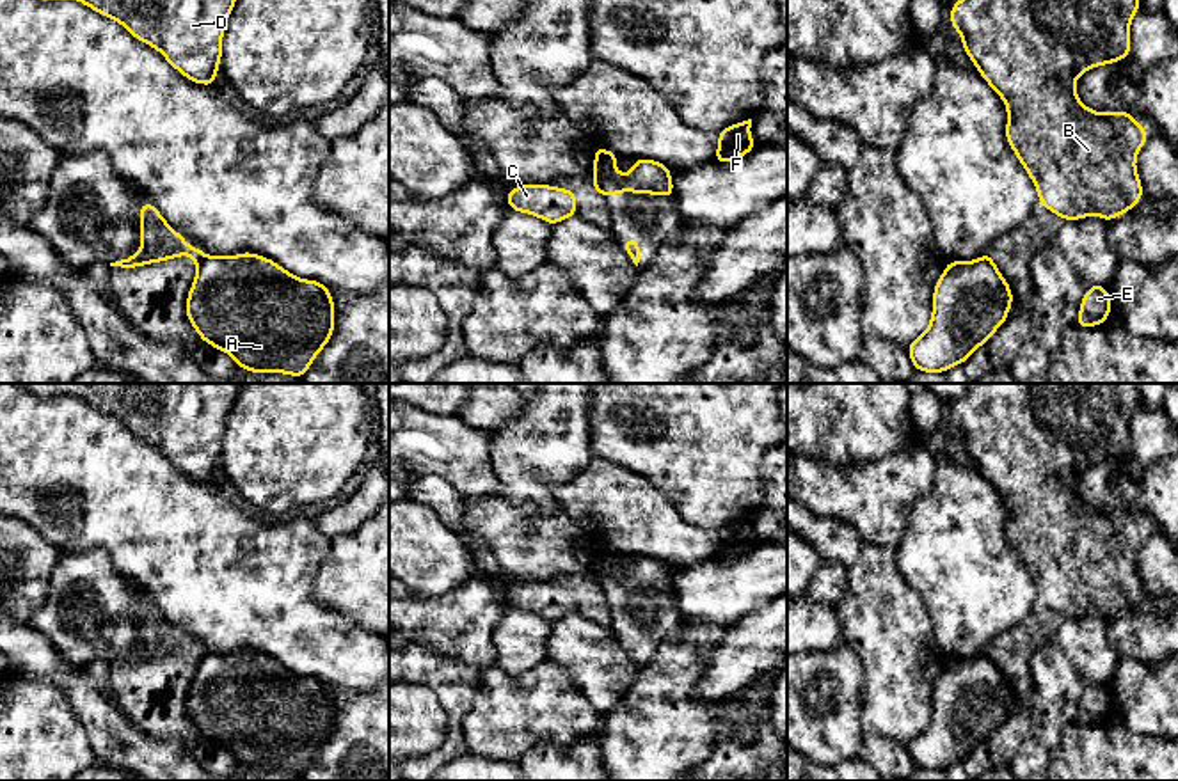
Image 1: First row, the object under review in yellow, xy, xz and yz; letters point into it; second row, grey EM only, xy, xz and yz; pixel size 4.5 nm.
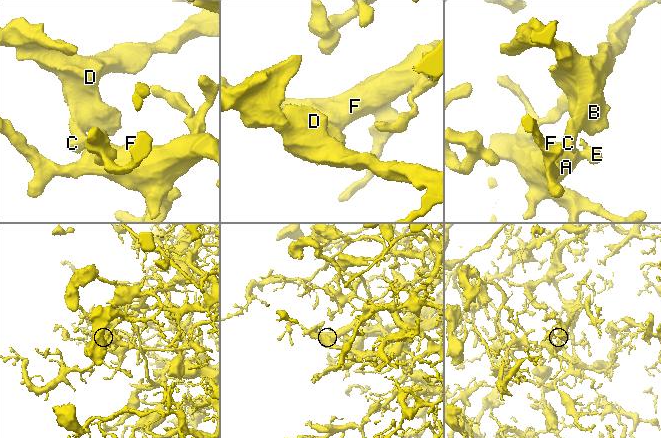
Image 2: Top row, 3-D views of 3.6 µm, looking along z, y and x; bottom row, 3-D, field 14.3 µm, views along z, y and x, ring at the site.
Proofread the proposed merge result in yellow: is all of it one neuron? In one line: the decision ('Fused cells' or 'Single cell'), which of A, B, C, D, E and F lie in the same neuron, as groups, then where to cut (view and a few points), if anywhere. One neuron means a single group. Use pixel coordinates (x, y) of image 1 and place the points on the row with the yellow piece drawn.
Fused cells. Groups: A E F / B C D. Split along xy (205, 258), (198, 267)

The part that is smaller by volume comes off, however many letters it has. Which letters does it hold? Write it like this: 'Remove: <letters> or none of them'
Remove: B, C, D

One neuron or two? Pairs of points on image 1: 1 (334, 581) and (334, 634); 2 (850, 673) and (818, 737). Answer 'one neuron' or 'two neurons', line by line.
1: two neurons
2: one neuron

